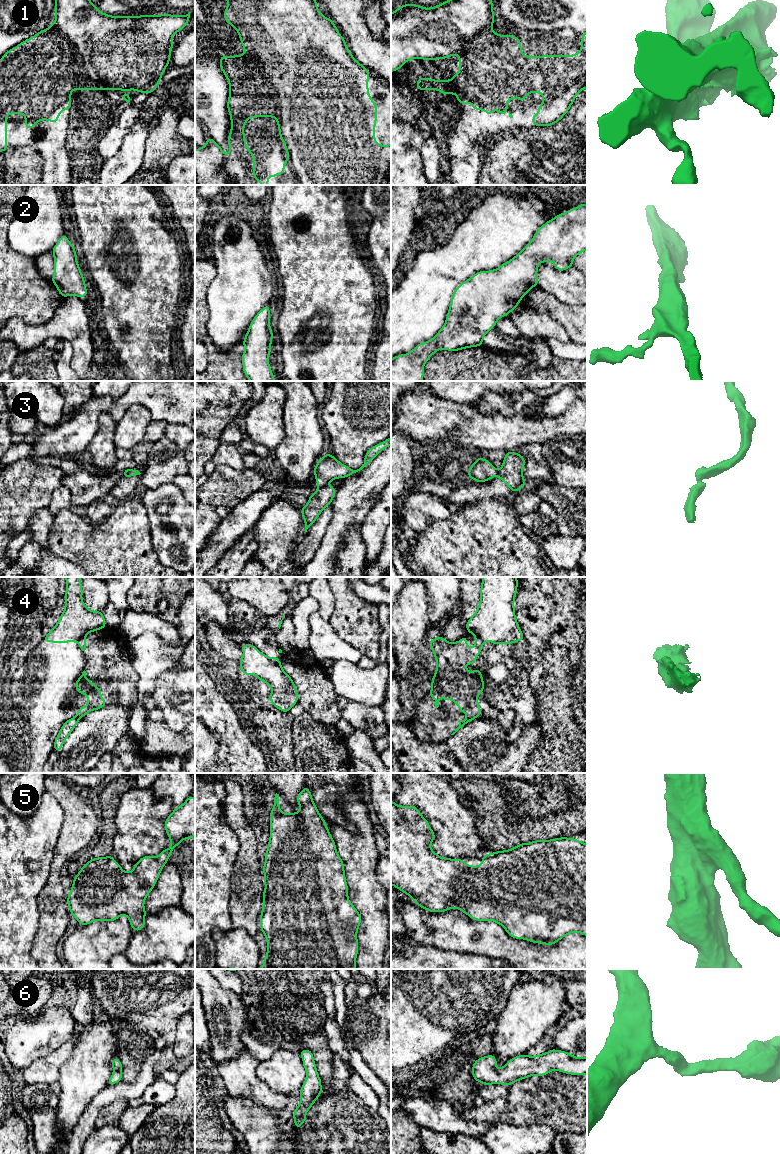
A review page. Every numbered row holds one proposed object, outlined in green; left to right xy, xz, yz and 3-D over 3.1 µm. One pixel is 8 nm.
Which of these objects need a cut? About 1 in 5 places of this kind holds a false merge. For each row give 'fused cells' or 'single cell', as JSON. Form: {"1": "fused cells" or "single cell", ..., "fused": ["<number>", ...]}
{"1": "fused cells", "2": "single cell", "3": "fused cells", "4": "fused cells", "5": "single cell", "6": "single cell", "fused": ["1", "3", "4"]}

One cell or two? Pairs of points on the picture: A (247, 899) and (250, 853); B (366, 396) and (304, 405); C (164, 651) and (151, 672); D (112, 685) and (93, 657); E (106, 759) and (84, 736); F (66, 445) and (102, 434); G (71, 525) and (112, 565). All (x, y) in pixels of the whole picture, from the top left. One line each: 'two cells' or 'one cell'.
A: one cell
B: two cells
C: one cell
D: one cell
E: two cells
F: two cells
G: one cell

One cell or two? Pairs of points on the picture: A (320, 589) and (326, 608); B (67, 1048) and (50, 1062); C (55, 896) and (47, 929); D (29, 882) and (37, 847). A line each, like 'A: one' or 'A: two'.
A: one
B: one
C: one
D: one

